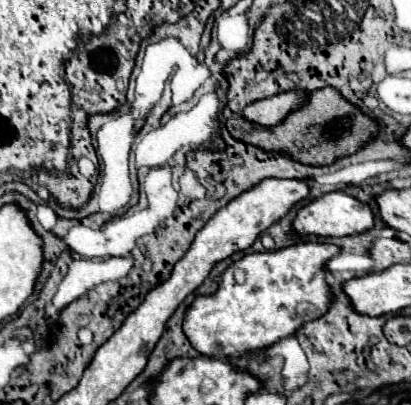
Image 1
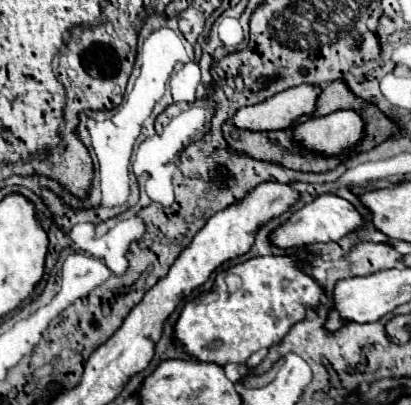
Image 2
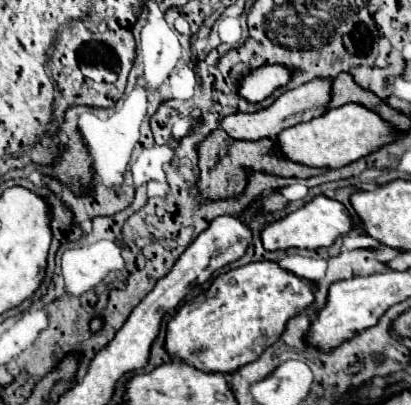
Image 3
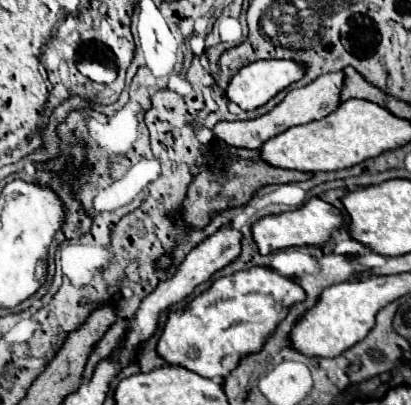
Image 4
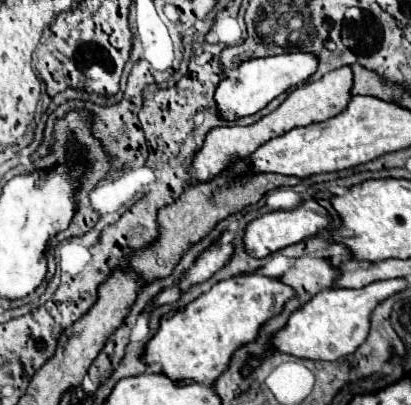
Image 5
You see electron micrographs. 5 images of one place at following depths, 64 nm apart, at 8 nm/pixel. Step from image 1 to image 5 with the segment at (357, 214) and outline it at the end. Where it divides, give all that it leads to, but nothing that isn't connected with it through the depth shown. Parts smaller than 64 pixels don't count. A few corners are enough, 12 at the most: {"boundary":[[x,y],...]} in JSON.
{"boundary":[[314,198],[246,226],[244,248],[266,258],[330,222]]}

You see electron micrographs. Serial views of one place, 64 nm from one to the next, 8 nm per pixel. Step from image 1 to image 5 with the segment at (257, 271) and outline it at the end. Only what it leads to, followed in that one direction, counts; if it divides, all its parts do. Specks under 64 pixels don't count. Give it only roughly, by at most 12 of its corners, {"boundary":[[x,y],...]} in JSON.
{"boundary":[[240,274],[160,318],[142,362],[212,384],[294,290]]}

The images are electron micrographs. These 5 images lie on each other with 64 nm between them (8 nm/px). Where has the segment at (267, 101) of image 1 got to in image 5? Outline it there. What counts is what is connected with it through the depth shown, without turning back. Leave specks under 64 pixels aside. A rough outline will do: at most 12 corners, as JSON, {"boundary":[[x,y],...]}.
{"boundary":[[352,68],[294,88],[252,126],[210,130],[190,164],[212,180],[270,138],[348,108]]}

